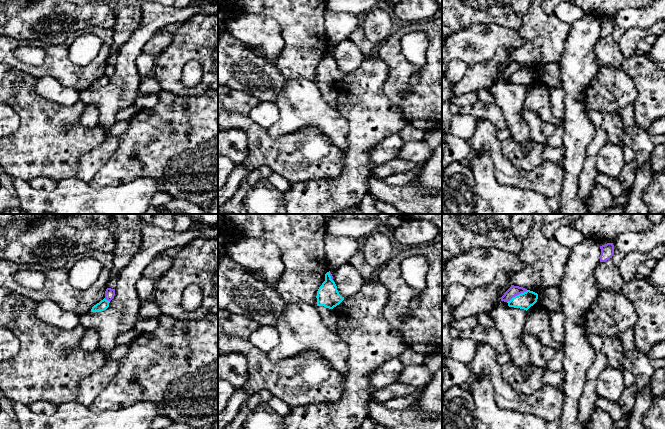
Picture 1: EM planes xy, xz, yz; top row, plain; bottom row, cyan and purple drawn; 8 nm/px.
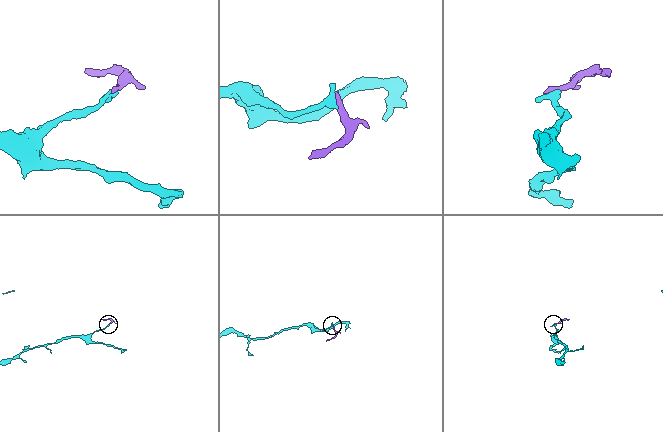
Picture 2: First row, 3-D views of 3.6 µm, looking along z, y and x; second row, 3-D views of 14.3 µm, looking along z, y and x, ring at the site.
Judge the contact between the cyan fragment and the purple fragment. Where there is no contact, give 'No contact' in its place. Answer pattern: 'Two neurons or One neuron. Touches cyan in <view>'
Two neurons. Touches cyan in yz

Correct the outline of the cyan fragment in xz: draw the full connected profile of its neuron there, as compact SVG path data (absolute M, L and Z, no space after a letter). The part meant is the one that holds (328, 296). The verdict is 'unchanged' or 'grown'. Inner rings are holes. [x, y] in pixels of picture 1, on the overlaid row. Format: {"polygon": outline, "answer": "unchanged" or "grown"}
{"polygon": "M330 271L325 274L325 281L319 287L316 298L317 306L329 309L333 309L344 300L344 297L339 294L335 282L331 279Z", "answer": "unchanged"}

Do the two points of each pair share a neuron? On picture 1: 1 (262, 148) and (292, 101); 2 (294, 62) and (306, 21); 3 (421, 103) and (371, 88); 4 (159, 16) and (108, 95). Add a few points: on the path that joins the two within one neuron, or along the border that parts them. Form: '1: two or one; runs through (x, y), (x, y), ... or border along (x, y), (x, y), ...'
1: two; border along (293, 131), (276, 137), (270, 137), (267, 134)
2: one; runs through (302, 52), (304, 49), (304, 31)
3: two; border along (387, 69), (383, 93), (400, 108)
4: one; runs through (140, 36), (126, 56), (126, 75)

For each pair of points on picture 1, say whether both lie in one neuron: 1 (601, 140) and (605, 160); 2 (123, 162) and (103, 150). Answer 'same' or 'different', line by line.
1: different
2: different

